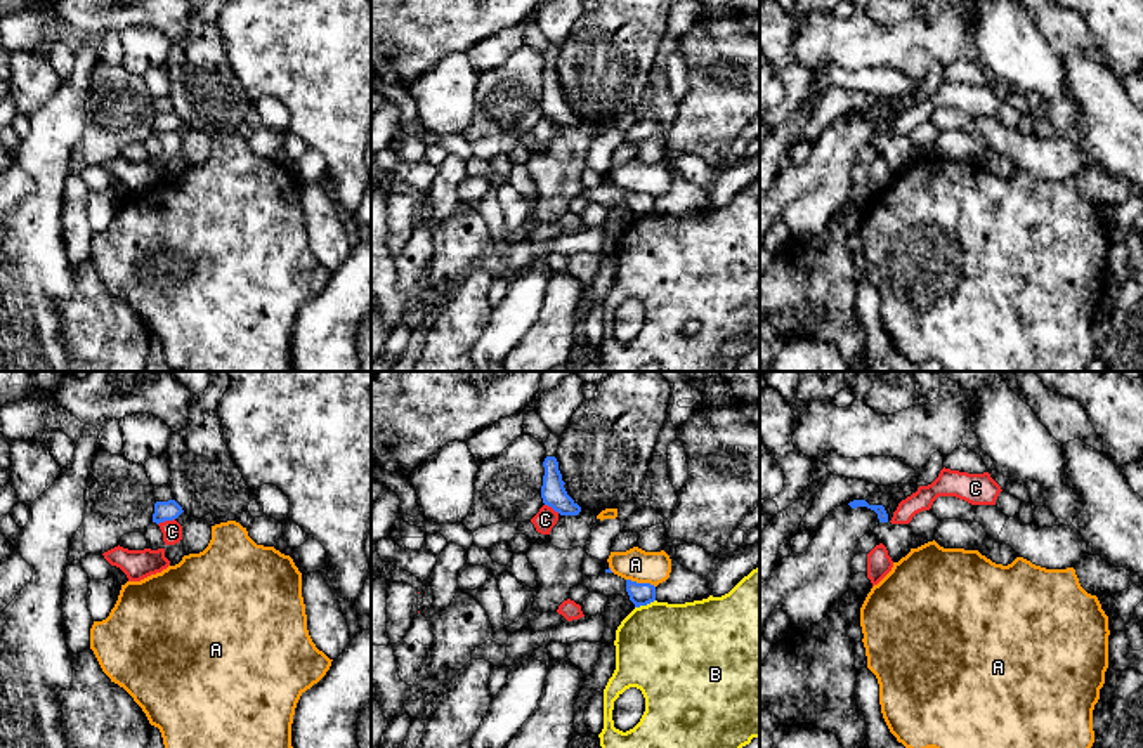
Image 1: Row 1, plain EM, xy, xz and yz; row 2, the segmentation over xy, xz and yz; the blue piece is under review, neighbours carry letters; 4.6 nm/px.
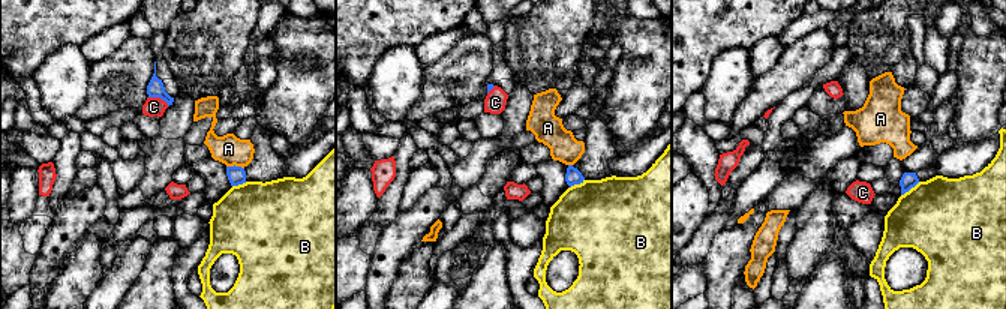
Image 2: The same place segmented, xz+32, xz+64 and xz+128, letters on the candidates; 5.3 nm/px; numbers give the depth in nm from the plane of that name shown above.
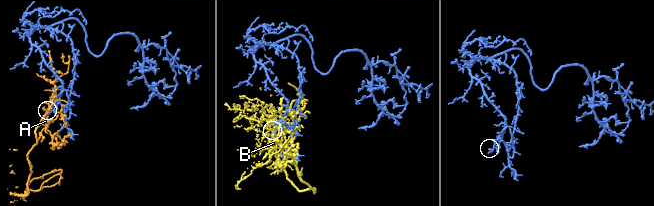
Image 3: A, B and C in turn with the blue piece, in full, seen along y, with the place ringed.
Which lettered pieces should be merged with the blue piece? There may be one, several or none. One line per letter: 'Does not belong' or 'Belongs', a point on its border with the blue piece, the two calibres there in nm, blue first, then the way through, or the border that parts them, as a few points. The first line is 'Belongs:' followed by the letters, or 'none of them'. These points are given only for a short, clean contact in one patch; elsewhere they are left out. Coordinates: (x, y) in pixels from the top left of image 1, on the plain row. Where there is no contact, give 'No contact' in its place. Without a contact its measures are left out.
Belongs: none of them
A: Does not belong. Touches blue at xz (640, 195). Thickness 110 nm (blue) against 150 nm. Boundary: xz (627, 190), (654, 198)
B: Does not belong. Touches blue at xz (644, 216). Thickness 110 nm (blue) against 440 nm
C: Does not belong. Touches blue at xy (165, 131). Thickness 100 nm (blue) against 100 nm. Boundary: xy (174, 129), (158, 136)

